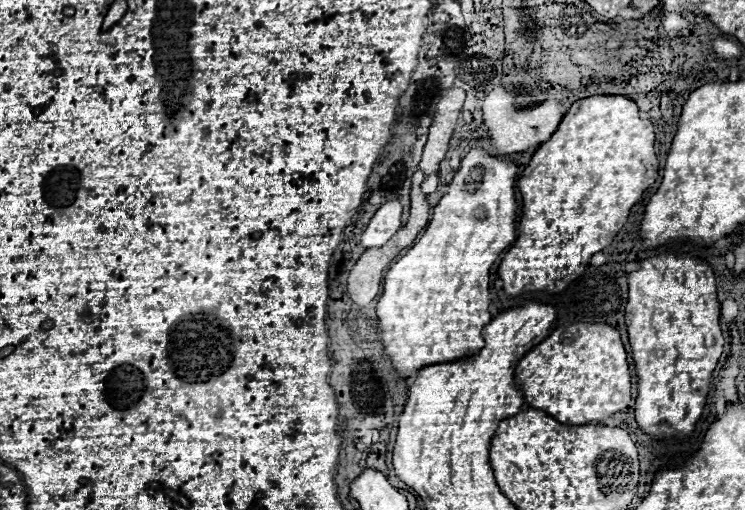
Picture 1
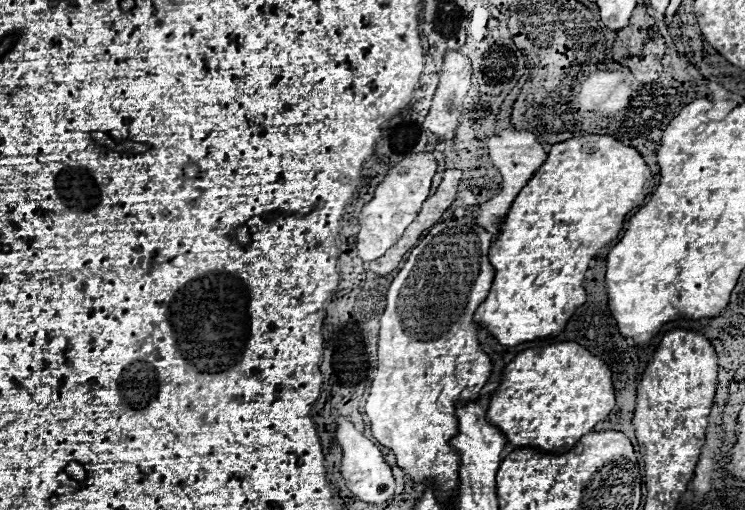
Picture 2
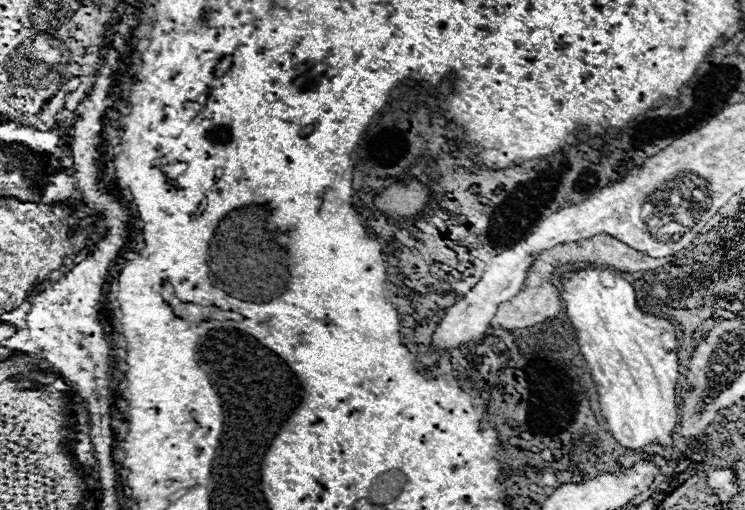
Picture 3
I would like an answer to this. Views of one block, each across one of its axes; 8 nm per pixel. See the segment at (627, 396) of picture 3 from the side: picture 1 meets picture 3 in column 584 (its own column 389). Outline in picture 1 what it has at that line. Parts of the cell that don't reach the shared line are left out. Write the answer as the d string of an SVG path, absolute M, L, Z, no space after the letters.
M472 148L462 160L460 170L448 186L438 206L432 210L432 220L422 238L390 266L384 276L384 290L378 298L376 316L384 354L400 378L410 378L424 366L456 362L474 356L484 346L482 330L492 320L488 312L490 292L488 274L500 252L516 238L516 164L504 158L490 156L484 148Z

